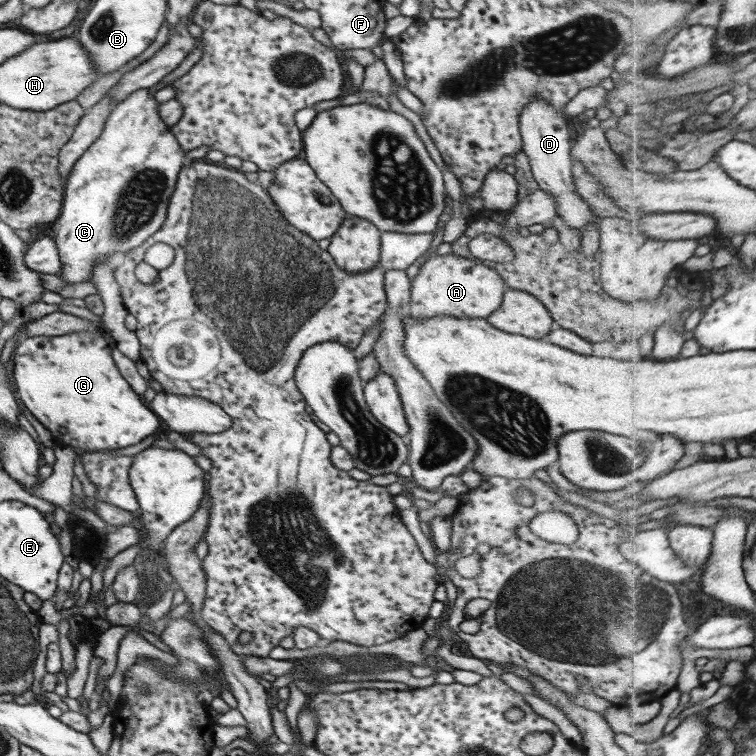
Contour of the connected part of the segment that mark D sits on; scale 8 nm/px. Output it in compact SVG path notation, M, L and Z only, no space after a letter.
M534 97L521 112L518 127L523 140L522 149L528 156L534 180L540 189L555 196L558 203L557 215L582 236L588 225L592 223L598 225L600 219L576 192L572 172L574 160L571 155L574 140L570 138L570 130L566 122L563 111L551 107L547 100Z

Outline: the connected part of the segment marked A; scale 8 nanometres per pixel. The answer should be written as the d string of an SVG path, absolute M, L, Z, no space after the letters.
M449 253L432 255L411 282L410 316L425 319L436 315L487 319L502 304L507 284L488 264Z

